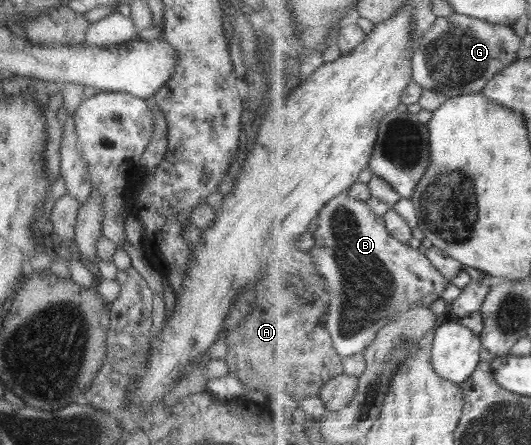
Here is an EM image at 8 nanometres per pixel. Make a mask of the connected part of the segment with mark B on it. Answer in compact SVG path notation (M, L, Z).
M350 189L323 206L306 246L313 255L318 273L326 283L330 305L326 315L326 326L334 341L336 352L343 360L365 352L375 342L377 333L400 313L409 311L427 295L437 295L440 298L449 287L449 283L452 283L452 279L444 276L425 253L393 236L384 216L377 215L365 200L355 199L350 194Z

